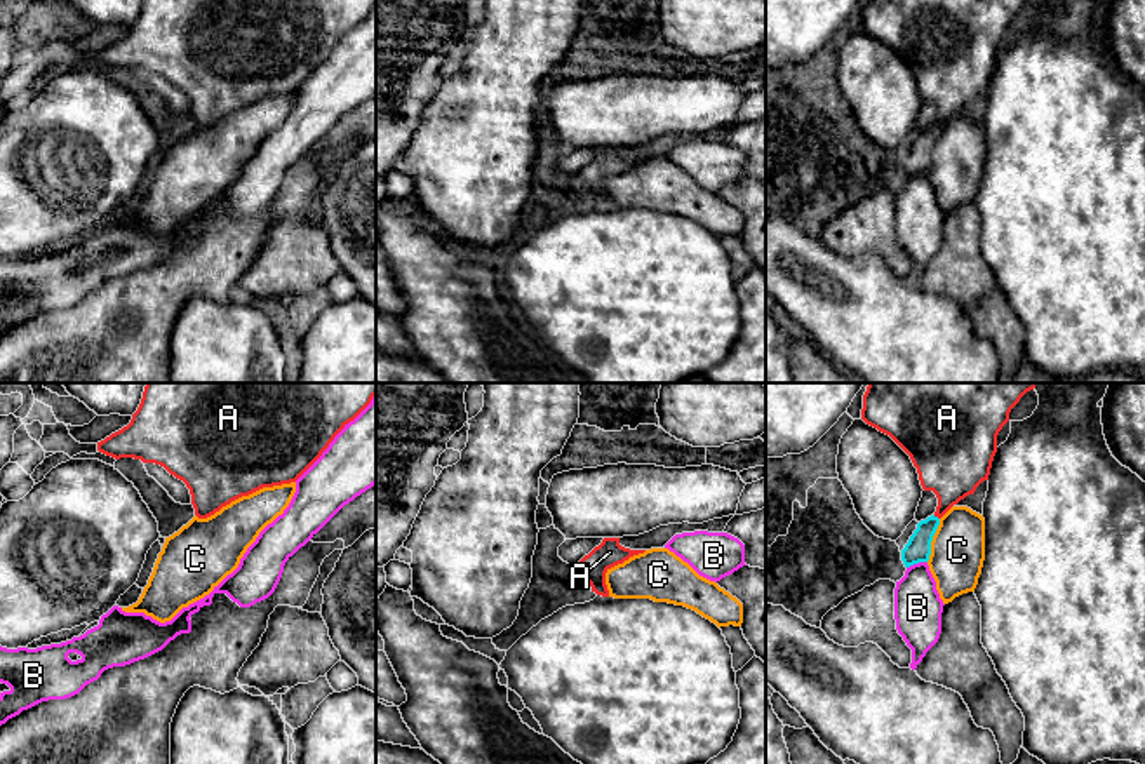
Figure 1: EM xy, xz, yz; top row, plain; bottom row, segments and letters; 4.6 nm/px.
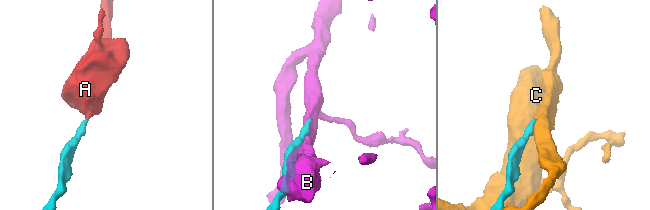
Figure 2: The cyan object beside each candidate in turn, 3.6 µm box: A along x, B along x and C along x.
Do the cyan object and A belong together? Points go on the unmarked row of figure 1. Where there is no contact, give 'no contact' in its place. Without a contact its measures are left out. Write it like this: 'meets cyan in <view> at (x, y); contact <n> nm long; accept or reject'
meets cyan in yz at (937, 127); contact 40 nm long; accept

